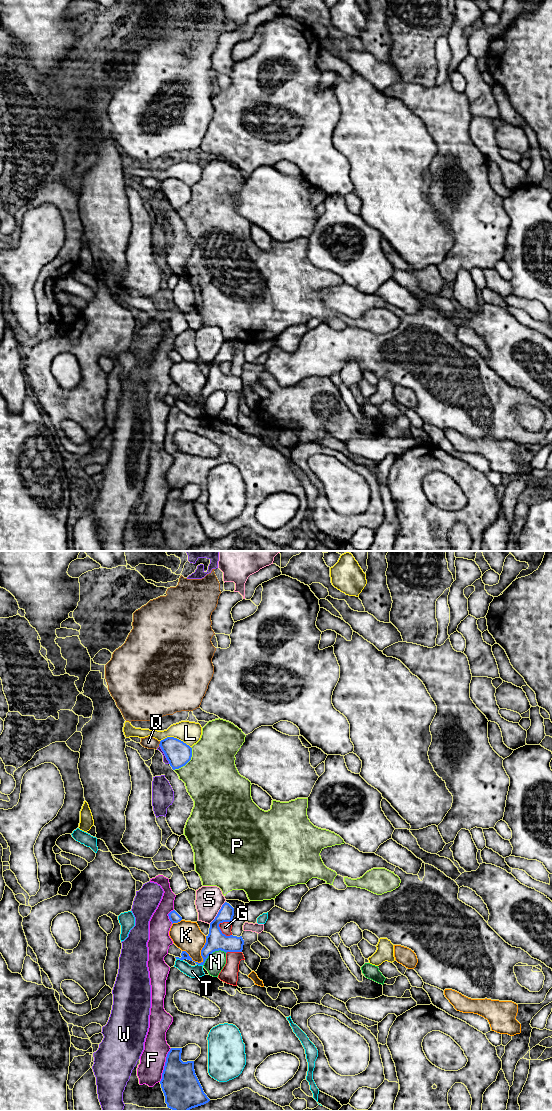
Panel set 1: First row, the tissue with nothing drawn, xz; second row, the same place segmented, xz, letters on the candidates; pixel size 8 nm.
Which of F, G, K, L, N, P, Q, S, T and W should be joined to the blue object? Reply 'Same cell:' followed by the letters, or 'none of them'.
Same cell: none of them

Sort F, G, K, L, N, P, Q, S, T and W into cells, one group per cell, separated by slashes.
F / G / K / L / N / P / Q / S / T / W

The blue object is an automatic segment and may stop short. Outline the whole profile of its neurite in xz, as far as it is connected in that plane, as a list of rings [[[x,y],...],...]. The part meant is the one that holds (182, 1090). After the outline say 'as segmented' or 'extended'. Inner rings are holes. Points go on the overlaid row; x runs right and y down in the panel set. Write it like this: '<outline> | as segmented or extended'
[[[171,1048],[167,1054],[160,1081],[167,1107],[189,1111],[210,1101],[195,1074],[194,1061],[181,1060],[182,1048]]] | as segmented

